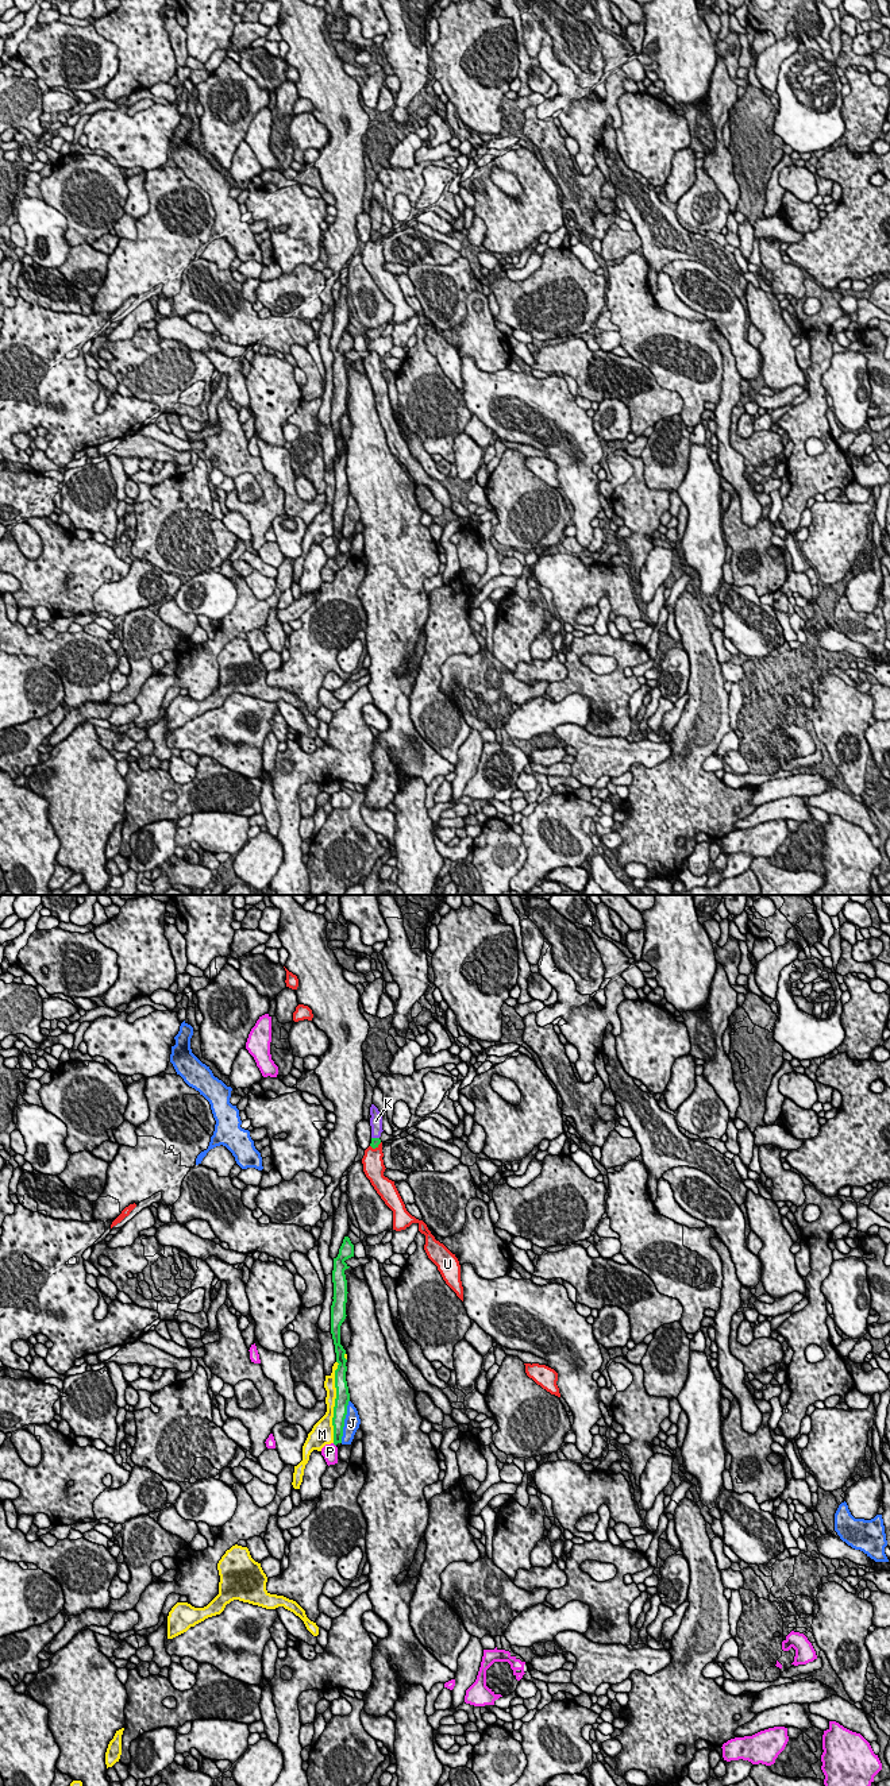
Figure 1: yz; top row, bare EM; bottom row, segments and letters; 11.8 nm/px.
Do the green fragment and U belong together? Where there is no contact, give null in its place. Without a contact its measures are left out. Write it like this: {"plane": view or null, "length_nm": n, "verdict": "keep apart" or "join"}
{"plane": "yz", "length_nm": 150, "verdict": "keep apart"}

